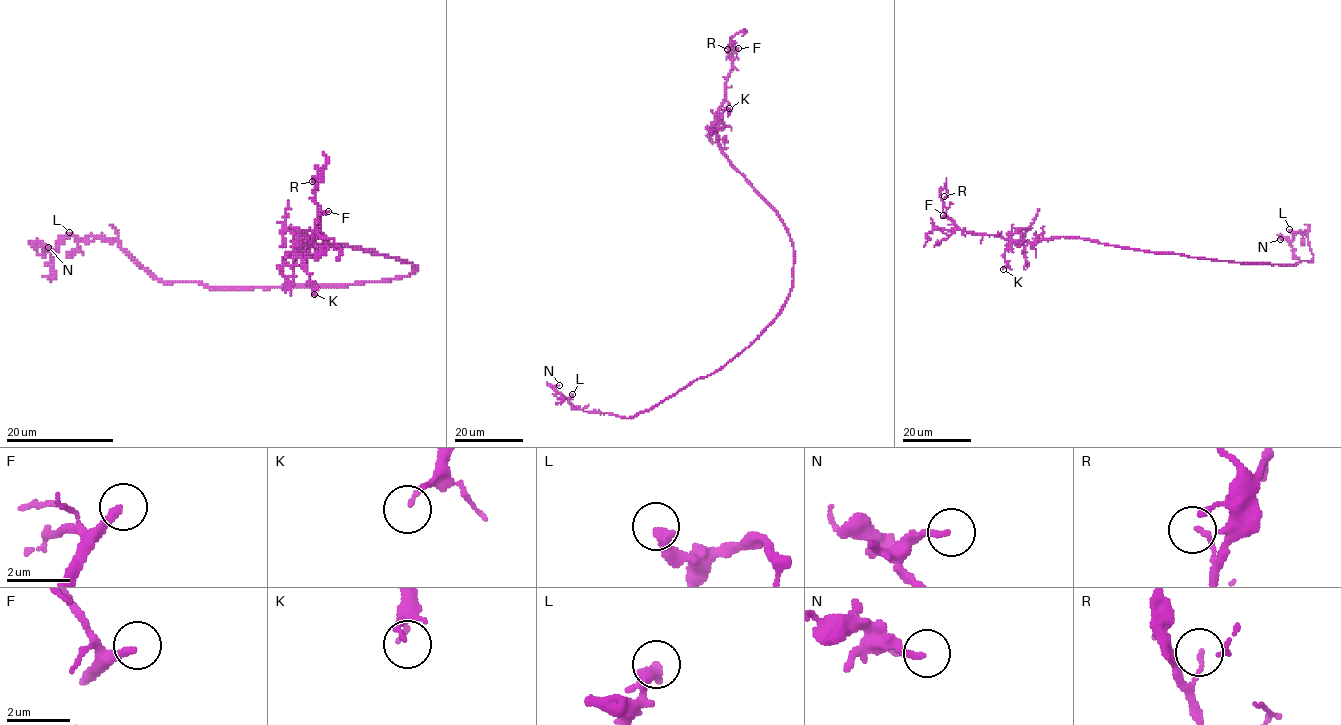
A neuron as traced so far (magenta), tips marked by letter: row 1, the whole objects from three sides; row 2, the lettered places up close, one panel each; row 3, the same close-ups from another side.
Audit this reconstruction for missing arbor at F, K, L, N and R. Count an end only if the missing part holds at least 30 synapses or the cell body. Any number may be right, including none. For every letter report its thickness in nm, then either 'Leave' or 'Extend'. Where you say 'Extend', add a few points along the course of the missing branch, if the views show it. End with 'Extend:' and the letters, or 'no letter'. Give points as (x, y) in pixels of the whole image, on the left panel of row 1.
F: Thickness 240 nm. Extend. Course of what is missing: (328, 211), (341, 213), (351, 205), (391, 192), (407, 170), (410, 147), (401, 111), (360, 82), (348, 80)
K: Thickness 130 nm. Leave
L: Thickness 400 nm. Leave
N: Thickness 180 nm. Leave
R: Thickness 130 nm. Leave
Extend: F

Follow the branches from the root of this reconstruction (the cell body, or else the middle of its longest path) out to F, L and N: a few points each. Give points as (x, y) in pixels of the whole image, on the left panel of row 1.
F: (409, 274), (415, 269), (411, 263), (360, 248), (318, 244), (295, 251), (317, 234), (318, 219), (328, 211)
L: (409, 274), (347, 285), (221, 289), (200, 282), (164, 284), (116, 242), (92, 235), (65, 236), (69, 232)
N: (409, 274), (221, 289), (158, 281), (116, 242), (92, 235), (40, 246), (48, 247)

